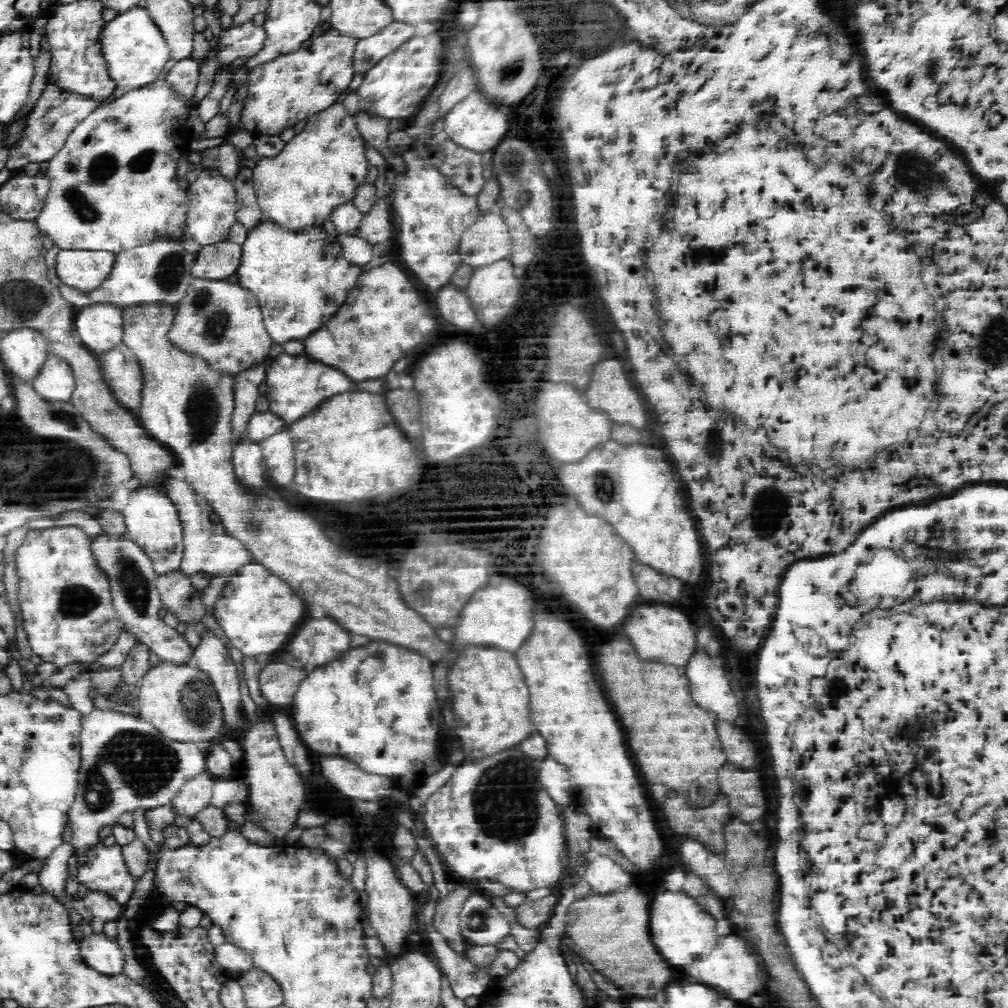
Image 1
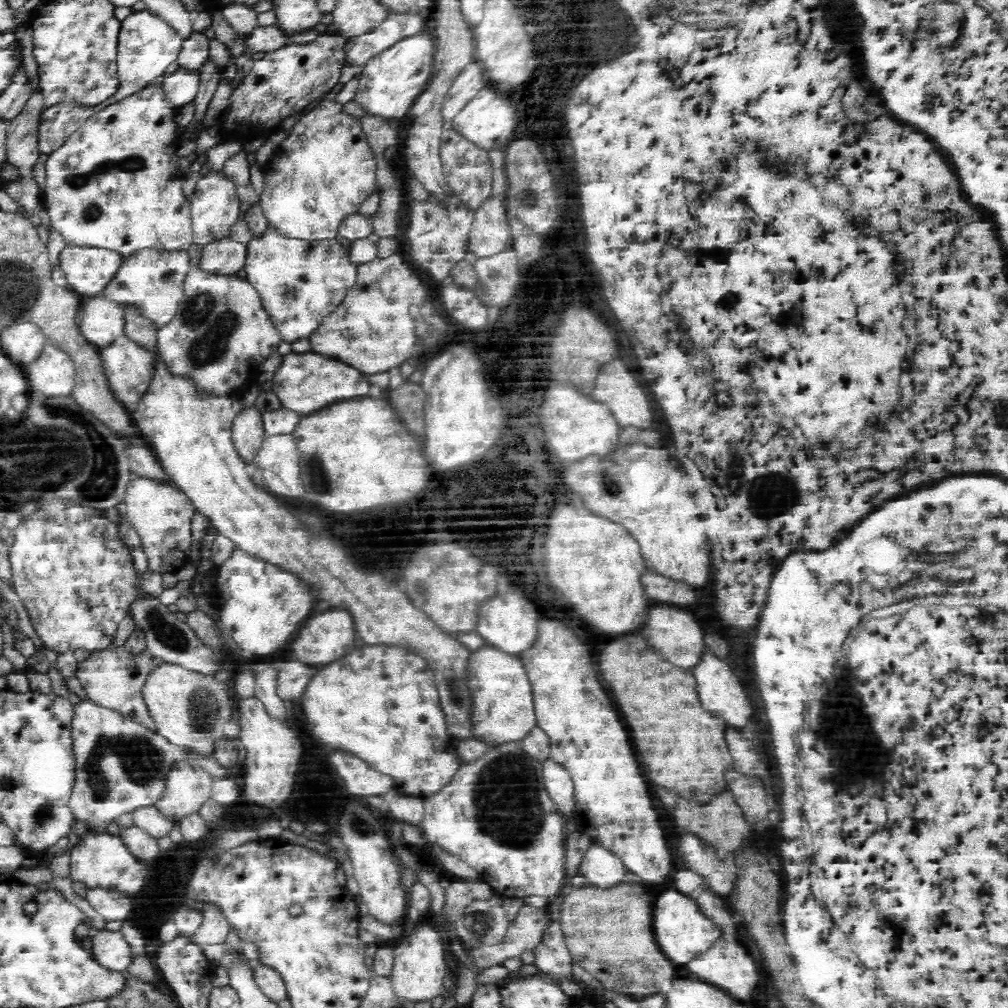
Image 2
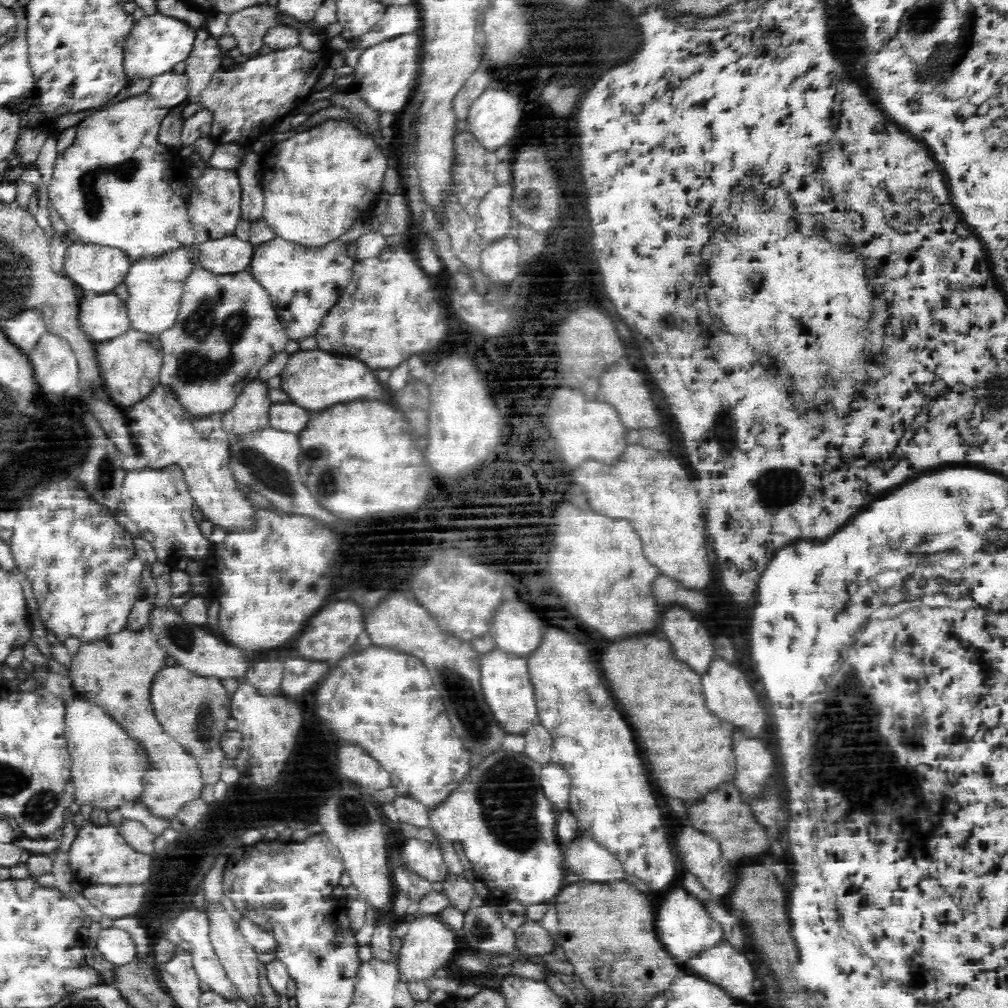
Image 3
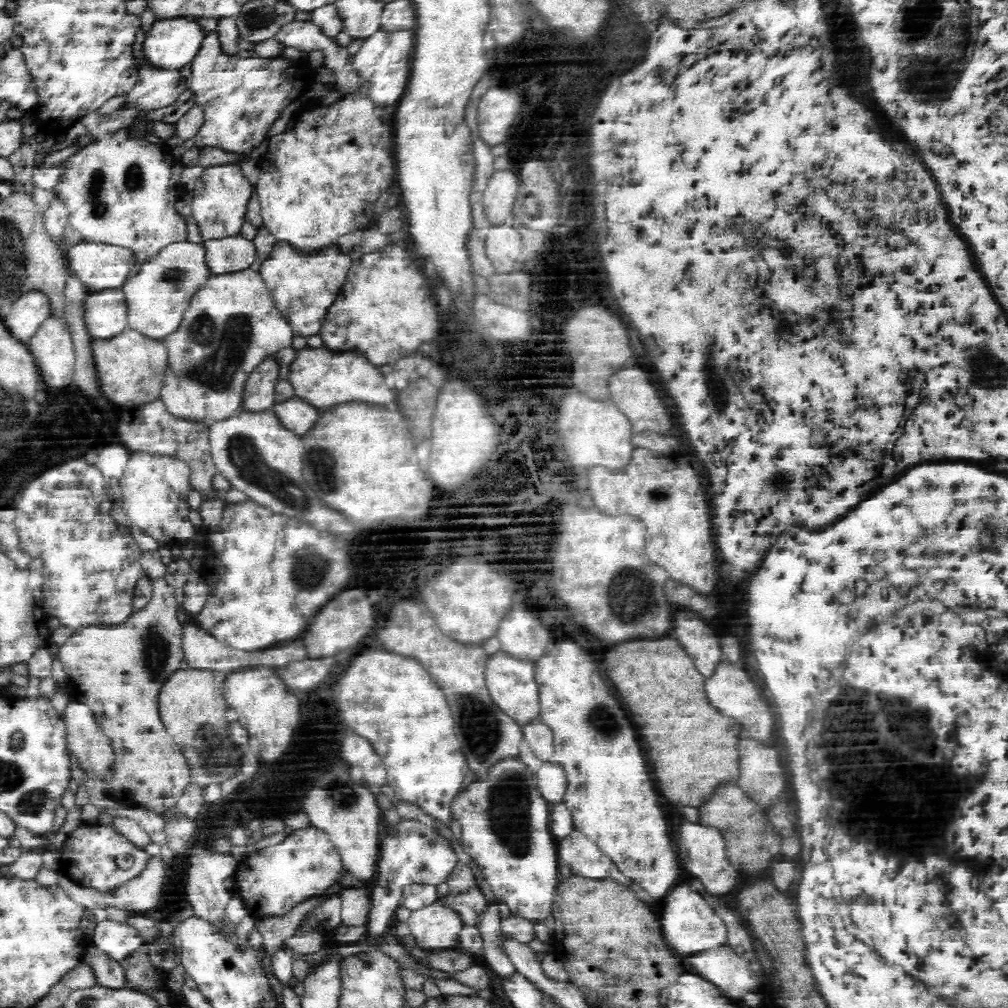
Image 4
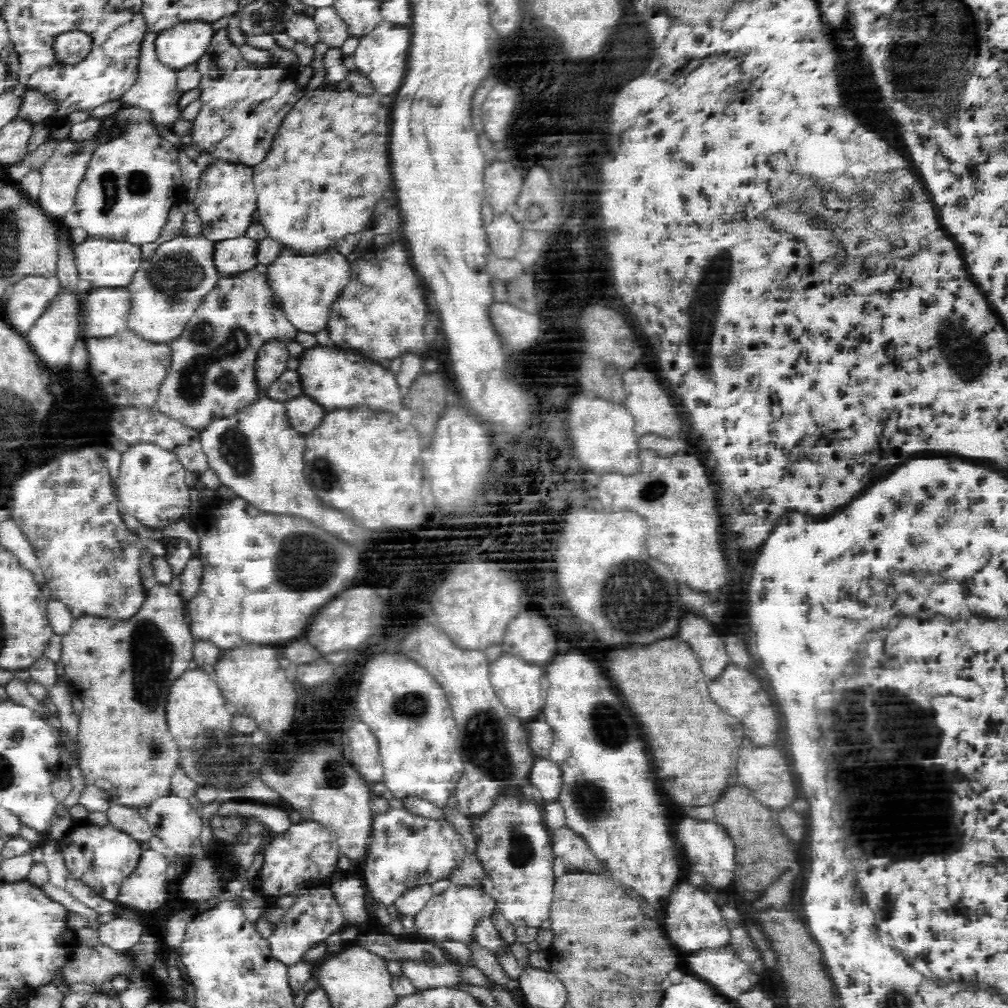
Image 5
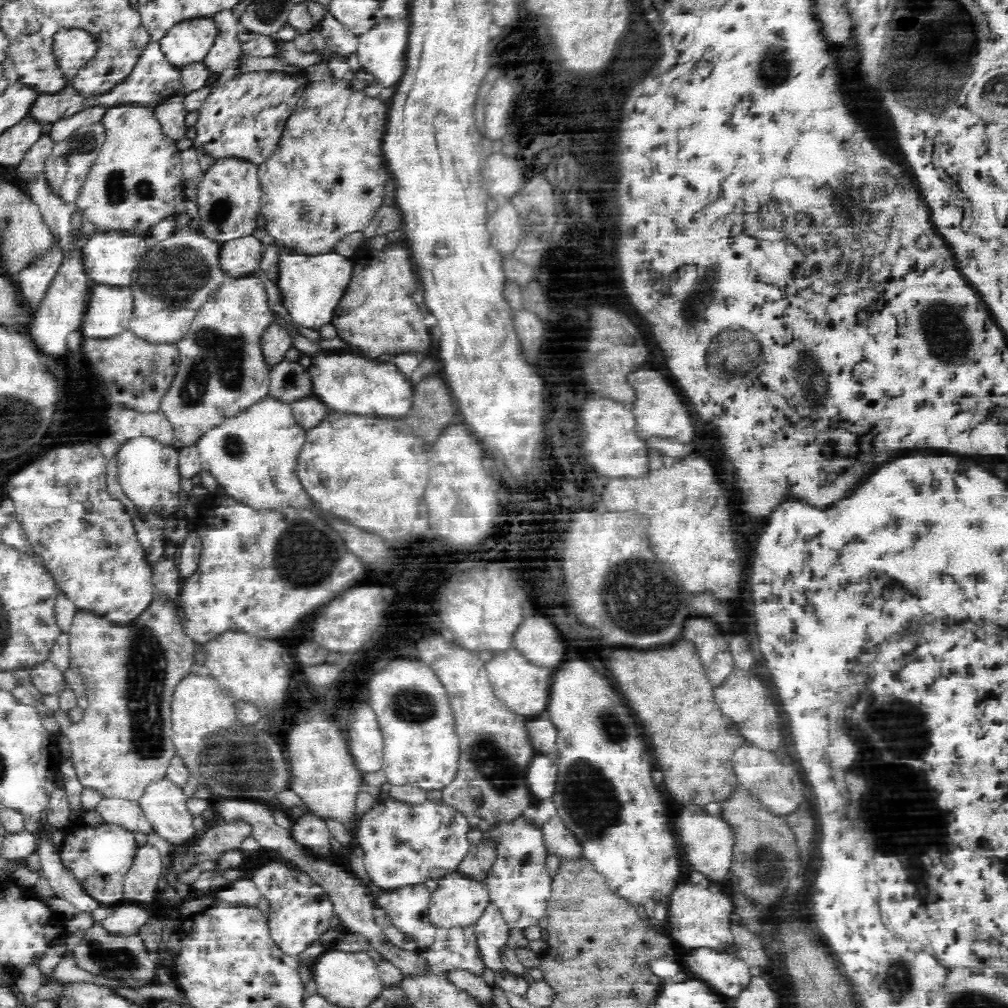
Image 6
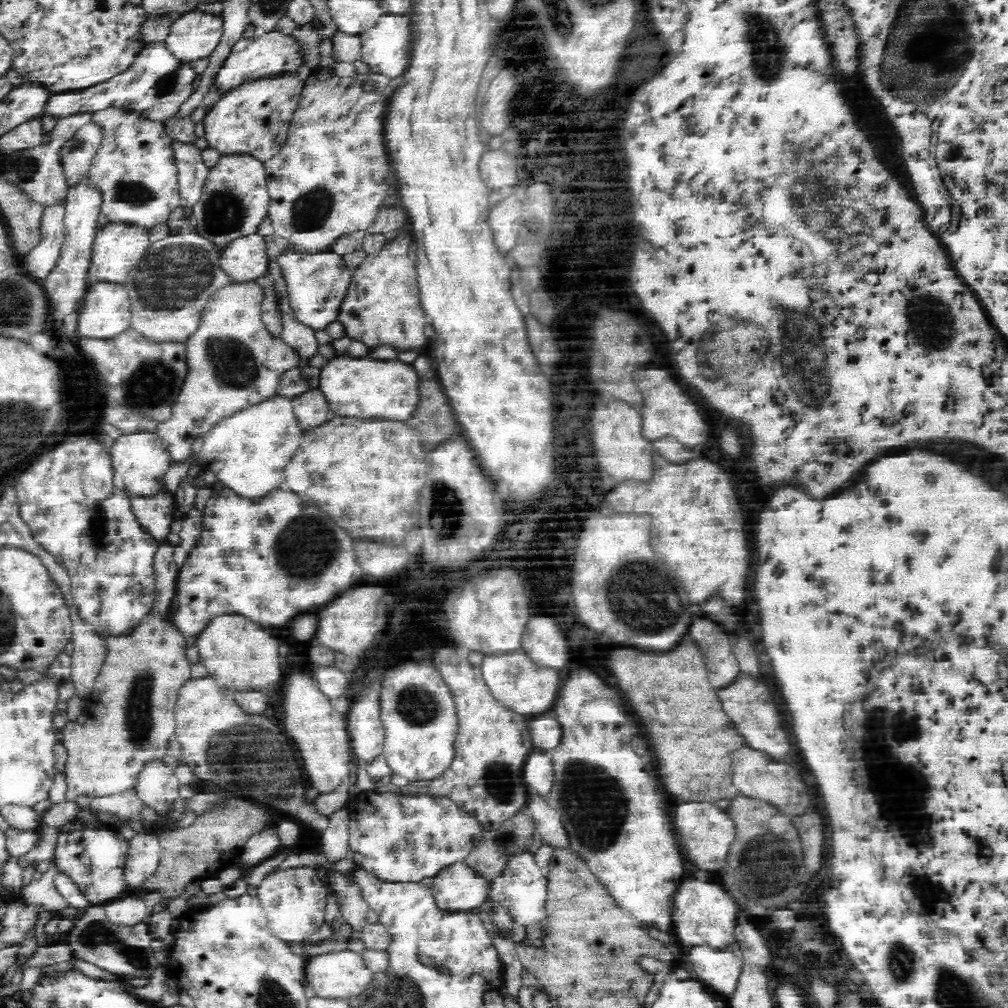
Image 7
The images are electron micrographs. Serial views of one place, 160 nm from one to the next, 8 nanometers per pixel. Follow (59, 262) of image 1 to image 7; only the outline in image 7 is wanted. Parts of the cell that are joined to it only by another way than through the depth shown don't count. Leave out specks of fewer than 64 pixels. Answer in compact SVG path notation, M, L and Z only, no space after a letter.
M109 222L96 232L96 238L92 246L92 256L89 264L87 282L114 282L124 284L128 278L130 269L138 264L138 261L146 254L150 246L150 231L142 225L122 222Z

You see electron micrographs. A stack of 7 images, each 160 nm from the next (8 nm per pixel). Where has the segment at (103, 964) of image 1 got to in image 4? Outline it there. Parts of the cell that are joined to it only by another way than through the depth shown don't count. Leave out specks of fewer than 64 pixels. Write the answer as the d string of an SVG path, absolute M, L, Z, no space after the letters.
M110 919L97 922L93 935L93 944L114 961L124 960L143 943L131 925Z

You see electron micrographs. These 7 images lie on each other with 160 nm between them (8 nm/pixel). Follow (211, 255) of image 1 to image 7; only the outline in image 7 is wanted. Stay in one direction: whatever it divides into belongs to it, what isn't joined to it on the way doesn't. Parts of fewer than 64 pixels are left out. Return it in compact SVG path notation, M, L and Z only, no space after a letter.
M256 233L248 236L239 236L236 240L229 242L220 249L219 259L219 265L231 278L232 282L246 283L255 282L257 278L267 276L270 257L266 254L264 237Z

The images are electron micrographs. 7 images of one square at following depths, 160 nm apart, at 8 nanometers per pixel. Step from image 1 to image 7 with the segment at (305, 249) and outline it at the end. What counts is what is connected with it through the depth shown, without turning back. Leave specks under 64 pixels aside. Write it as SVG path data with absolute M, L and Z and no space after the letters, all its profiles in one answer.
M292 248L286 249L286 252L279 254L274 258L281 270L281 275L286 283L287 299L294 311L296 320L305 324L309 328L316 330L325 330L329 324L332 324L338 314L340 314L340 304L346 296L353 273L346 268L344 259L334 251L324 251L315 253L298 252Z

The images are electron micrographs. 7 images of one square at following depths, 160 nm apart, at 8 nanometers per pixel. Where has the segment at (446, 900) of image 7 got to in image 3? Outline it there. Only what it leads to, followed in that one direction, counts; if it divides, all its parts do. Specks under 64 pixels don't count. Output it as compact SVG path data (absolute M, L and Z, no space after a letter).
M418 910L414 920L409 922L407 934L401 940L401 948L396 957L402 980L408 982L412 979L434 977L436 970L448 965L452 952L458 950L456 946L458 936L442 919L442 915L423 913Z

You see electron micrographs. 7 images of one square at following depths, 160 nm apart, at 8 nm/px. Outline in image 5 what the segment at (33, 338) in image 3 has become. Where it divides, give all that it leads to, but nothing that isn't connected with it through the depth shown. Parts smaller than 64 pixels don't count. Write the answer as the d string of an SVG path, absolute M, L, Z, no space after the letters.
M28 275L15 282L8 293L12 296L6 296L8 326L24 336L60 288L57 275Z

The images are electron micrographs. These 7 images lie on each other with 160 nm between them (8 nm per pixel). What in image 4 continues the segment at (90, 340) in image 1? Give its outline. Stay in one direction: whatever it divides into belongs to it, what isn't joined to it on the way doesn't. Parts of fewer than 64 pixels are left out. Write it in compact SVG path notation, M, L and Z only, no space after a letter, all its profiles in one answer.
M123 290L90 291L84 300L84 322L92 339L109 339L127 324L127 304Z

